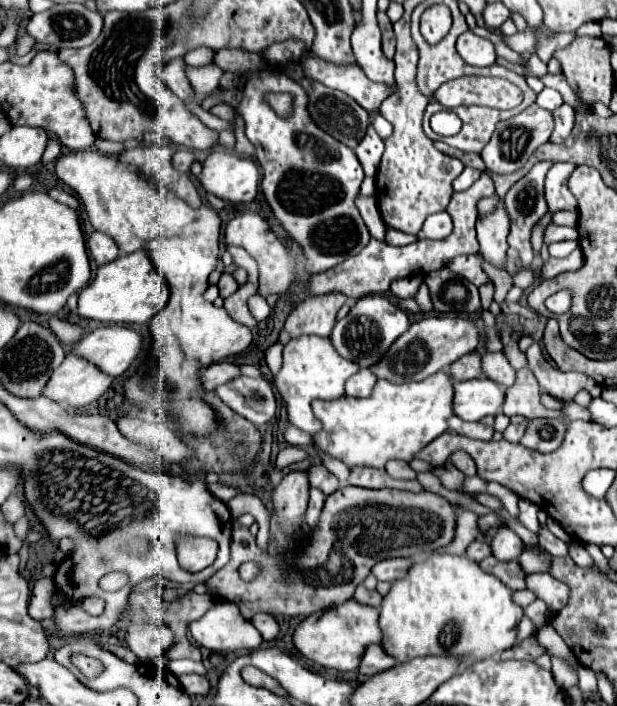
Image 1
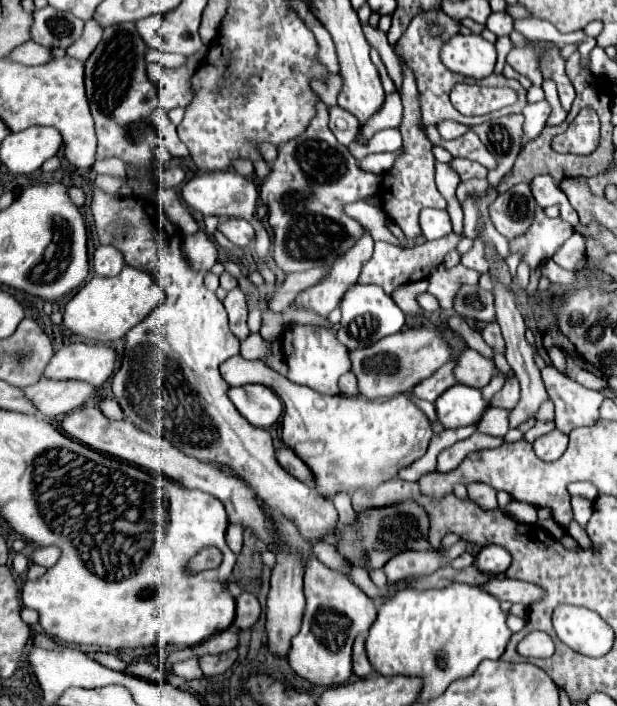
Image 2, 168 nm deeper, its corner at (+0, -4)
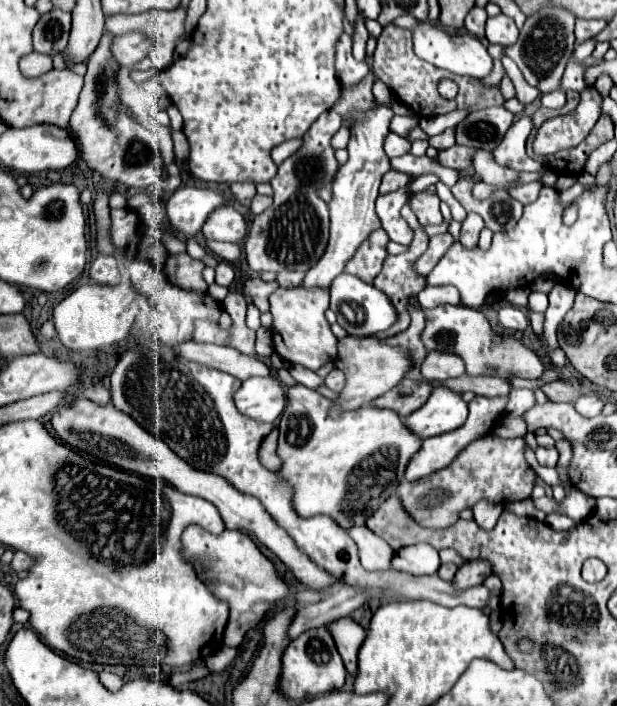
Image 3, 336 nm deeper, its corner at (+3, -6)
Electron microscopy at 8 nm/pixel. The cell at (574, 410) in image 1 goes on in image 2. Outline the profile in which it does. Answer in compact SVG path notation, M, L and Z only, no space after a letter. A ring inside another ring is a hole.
M553 430L551 434L537 438L533 448L541 460L557 460L567 450L567 440L569 438L565 434L561 434L559 430Z

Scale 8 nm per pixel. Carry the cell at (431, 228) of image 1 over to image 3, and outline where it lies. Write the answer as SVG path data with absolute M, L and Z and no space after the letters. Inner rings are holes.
M418 192L412 196L410 206L414 208L414 214L418 216L422 226L436 226L442 224L442 214L440 214L440 200L438 196Z

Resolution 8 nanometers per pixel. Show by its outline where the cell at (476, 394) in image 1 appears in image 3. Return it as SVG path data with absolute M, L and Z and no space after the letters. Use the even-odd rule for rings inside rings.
M438 386L434 388L430 400L404 422L420 438L430 438L460 428L466 422L466 416L468 406L462 396L458 392L450 392L450 388Z

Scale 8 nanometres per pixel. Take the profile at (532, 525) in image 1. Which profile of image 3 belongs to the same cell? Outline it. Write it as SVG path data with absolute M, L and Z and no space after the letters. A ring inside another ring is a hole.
M414 544L394 552L392 568L400 572L410 572L414 576L430 576L440 568L438 550L430 544Z

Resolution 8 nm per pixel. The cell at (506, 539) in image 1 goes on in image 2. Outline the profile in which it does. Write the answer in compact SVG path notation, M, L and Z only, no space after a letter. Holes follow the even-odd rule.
M485 546L481 548L481 552L475 556L475 568L481 570L481 574L491 574L497 576L501 572L505 572L511 566L511 554L501 548L501 546Z

